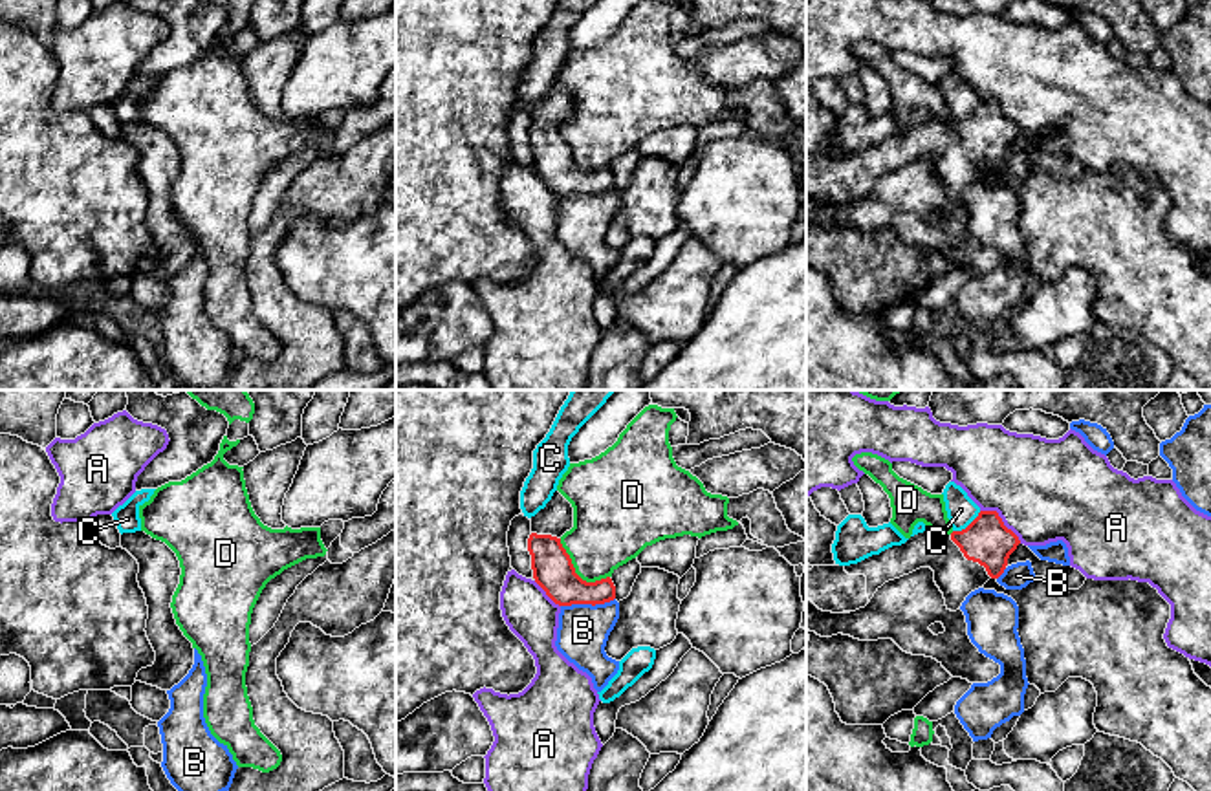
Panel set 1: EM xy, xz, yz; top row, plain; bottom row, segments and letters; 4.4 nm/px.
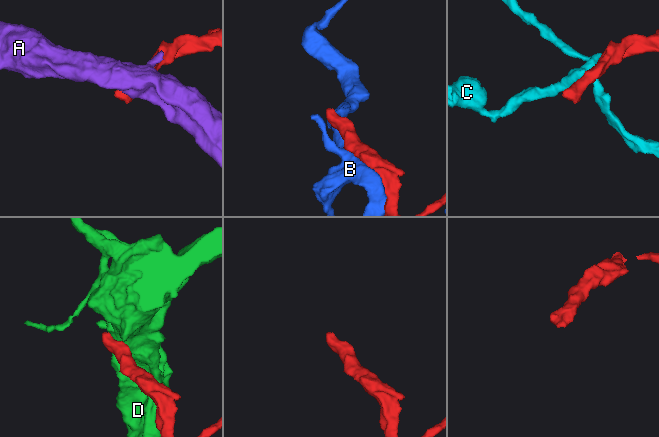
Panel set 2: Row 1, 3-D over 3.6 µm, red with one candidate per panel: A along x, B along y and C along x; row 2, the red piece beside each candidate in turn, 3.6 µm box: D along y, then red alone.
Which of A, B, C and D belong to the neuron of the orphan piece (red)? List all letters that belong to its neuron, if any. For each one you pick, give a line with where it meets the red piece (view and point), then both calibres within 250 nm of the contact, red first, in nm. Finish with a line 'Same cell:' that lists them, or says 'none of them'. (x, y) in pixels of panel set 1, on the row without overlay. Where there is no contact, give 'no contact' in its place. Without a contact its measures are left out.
Same cell: none of them

